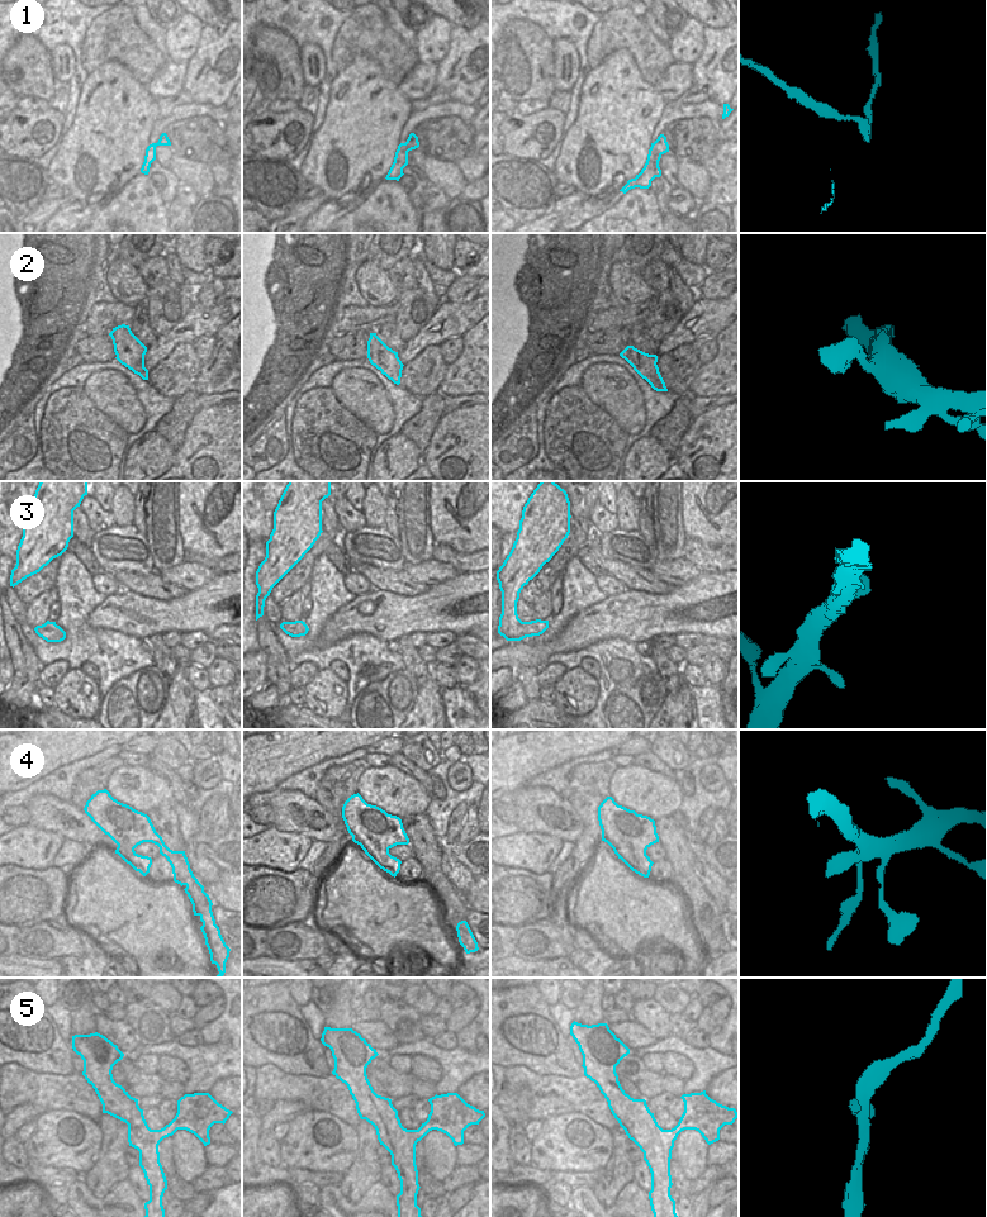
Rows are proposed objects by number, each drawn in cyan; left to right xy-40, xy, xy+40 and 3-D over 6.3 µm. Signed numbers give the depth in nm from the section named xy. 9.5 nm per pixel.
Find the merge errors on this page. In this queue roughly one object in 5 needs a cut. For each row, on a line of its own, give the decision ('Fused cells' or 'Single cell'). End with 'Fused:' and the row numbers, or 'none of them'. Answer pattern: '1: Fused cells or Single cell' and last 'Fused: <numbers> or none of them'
1: Fused cells
2: Single cell
3: Single cell
4: Fused cells
5: Single cell
Fused: 1, 4.

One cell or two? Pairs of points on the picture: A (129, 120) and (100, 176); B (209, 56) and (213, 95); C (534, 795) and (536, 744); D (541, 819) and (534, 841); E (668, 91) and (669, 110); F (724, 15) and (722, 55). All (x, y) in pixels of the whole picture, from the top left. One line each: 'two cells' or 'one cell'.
A: one cell
B: one cell
C: two cells
D: two cells
E: two cells
F: two cells

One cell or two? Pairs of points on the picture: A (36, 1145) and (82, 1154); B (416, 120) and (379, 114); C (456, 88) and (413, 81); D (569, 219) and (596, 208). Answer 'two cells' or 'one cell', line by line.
A: one cell
B: two cells
C: two cells
D: one cell

